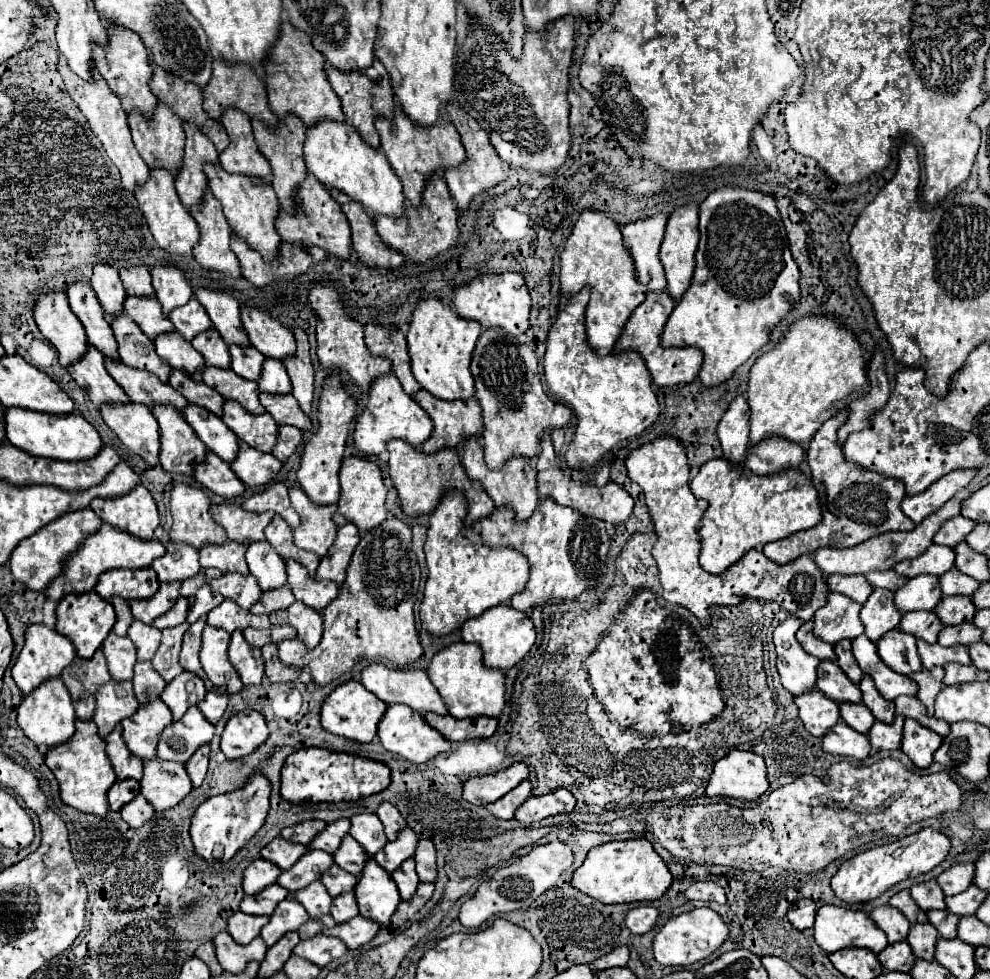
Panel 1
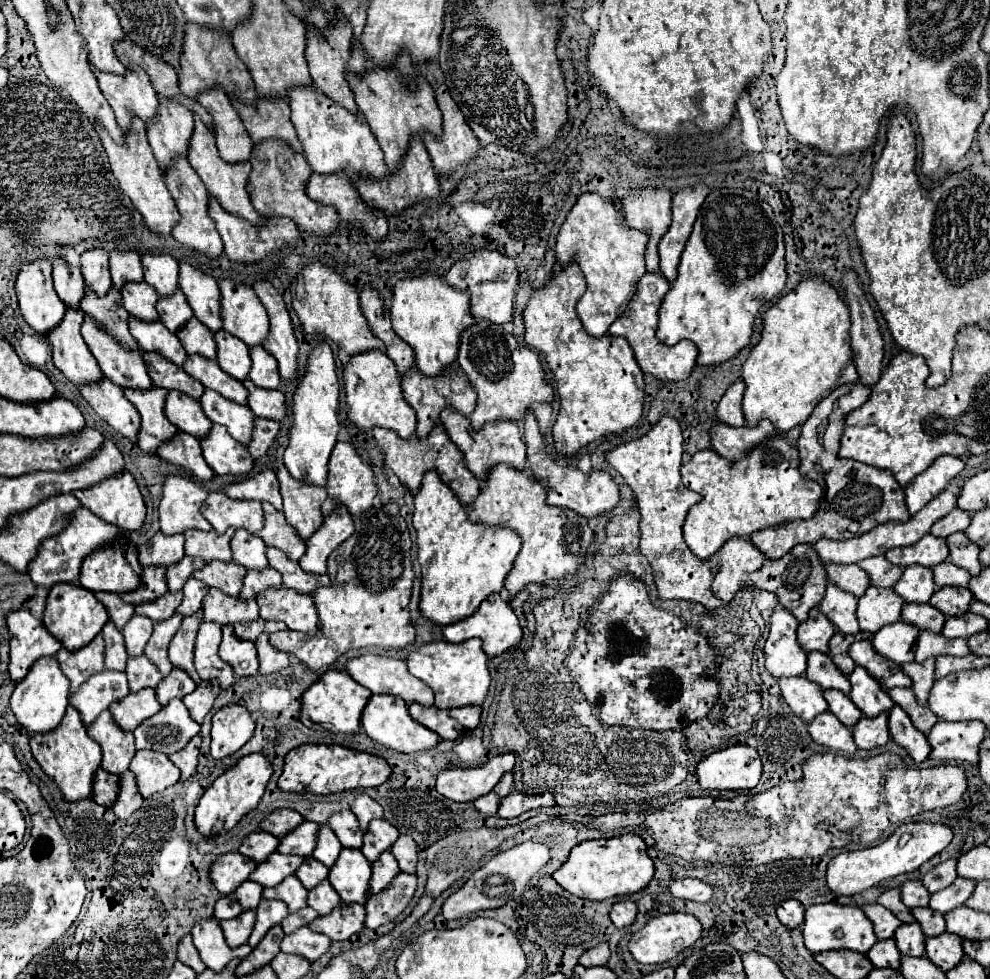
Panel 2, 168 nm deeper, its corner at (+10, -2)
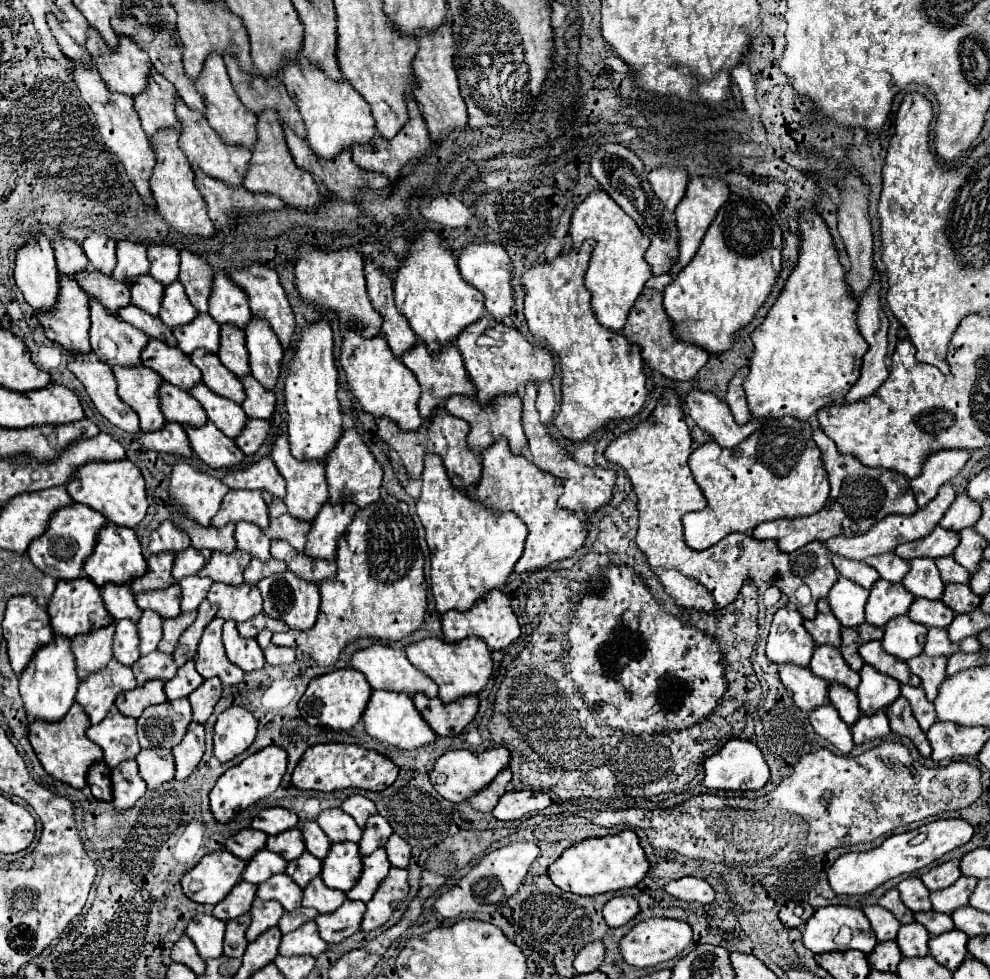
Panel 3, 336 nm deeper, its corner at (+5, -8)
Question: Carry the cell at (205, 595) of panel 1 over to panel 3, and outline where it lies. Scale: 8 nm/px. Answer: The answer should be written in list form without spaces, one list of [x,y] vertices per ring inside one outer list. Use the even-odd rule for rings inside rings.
[[[186,576],[178,580],[178,586],[182,590],[182,612],[192,612],[200,606],[200,602],[206,598],[212,580],[200,578],[200,576]]]

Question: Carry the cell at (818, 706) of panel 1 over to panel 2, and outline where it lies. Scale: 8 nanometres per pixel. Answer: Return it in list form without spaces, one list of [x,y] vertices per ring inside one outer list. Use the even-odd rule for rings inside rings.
[[[795,676],[787,680],[779,680],[781,694],[795,716],[799,716],[805,724],[815,720],[815,716],[827,712],[827,700],[823,698],[823,690],[815,688],[805,676]]]

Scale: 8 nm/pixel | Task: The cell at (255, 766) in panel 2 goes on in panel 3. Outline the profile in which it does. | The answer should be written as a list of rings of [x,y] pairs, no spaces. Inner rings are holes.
[[[272,744],[272,746],[266,746],[266,748],[258,750],[256,754],[248,756],[240,764],[228,768],[218,778],[216,786],[210,792],[210,808],[212,808],[214,816],[220,822],[228,822],[238,810],[244,810],[250,804],[258,802],[260,798],[272,794],[280,786],[280,782],[282,782],[282,776],[286,772],[286,764],[288,764],[288,754],[280,746]]]

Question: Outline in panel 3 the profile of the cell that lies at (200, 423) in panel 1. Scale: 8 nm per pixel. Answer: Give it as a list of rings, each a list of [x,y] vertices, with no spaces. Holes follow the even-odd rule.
[[[162,382],[158,392],[160,392],[160,410],[166,416],[166,420],[192,426],[206,424],[208,418],[204,414],[204,408],[186,390],[180,390],[170,382]]]

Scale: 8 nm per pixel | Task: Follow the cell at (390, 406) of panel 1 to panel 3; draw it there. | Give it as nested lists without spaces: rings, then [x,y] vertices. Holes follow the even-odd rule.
[[[356,326],[346,330],[340,364],[346,372],[348,384],[354,392],[354,396],[360,400],[362,408],[376,416],[388,416],[392,418],[402,430],[416,430],[422,424],[422,416],[418,412],[418,398],[420,398],[420,384],[416,376],[402,364],[400,358],[396,358],[384,338],[384,334],[378,334],[374,338],[362,336]]]

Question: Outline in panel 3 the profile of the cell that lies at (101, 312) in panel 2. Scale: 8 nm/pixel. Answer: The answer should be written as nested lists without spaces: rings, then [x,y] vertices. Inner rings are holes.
[[[82,270],[76,274],[76,280],[80,282],[80,286],[84,286],[88,296],[100,300],[112,314],[116,314],[120,306],[126,306],[130,302],[130,288],[124,282],[118,282],[98,270]]]

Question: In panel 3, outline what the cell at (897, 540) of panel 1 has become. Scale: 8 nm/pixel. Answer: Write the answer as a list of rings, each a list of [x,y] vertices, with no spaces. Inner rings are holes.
[[[944,484],[936,498],[932,498],[924,508],[918,508],[914,514],[910,516],[898,516],[898,514],[892,514],[892,516],[886,516],[882,520],[878,520],[872,530],[864,532],[864,534],[856,534],[856,536],[834,536],[834,538],[828,538],[826,540],[826,546],[832,554],[842,554],[844,558],[850,558],[850,560],[864,560],[868,556],[878,556],[878,554],[884,554],[884,552],[890,552],[894,550],[898,544],[904,544],[904,542],[912,542],[912,540],[920,540],[924,538],[926,534],[930,534],[934,530],[934,526],[940,522],[940,518],[944,516],[944,512],[950,508],[950,504],[954,502],[956,498],[956,492],[952,488],[952,484]]]

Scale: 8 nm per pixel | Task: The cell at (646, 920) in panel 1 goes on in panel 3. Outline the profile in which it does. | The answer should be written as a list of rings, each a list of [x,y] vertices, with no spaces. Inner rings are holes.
[[[614,896],[604,904],[604,920],[610,928],[618,928],[638,914],[638,902],[632,896]]]

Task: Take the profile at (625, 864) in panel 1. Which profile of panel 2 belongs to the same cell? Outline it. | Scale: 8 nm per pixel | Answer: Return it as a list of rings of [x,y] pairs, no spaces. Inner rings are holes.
[[[635,834],[587,840],[571,850],[567,862],[553,874],[553,878],[567,892],[585,900],[607,900],[619,894],[635,894],[643,890],[655,874],[653,862],[645,848],[645,840]]]

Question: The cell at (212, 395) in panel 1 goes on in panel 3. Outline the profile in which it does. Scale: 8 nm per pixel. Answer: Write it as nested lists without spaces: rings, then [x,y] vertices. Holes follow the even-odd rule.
[[[156,338],[148,340],[148,346],[142,350],[142,364],[156,370],[166,382],[190,390],[202,382],[200,370],[190,362],[190,356],[180,348],[168,346]]]

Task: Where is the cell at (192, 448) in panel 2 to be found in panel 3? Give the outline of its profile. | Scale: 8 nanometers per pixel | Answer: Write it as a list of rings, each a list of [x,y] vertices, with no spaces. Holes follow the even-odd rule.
[[[166,422],[160,430],[154,432],[136,432],[136,438],[146,446],[156,452],[176,452],[184,458],[192,456],[188,436],[184,434],[184,428],[176,422]]]

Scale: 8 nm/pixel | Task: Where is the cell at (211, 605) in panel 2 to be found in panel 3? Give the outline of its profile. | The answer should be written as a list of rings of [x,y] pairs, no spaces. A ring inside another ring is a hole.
[[[214,582],[208,592],[208,602],[216,608],[216,616],[234,622],[246,622],[262,612],[262,596],[256,584],[224,584]]]

